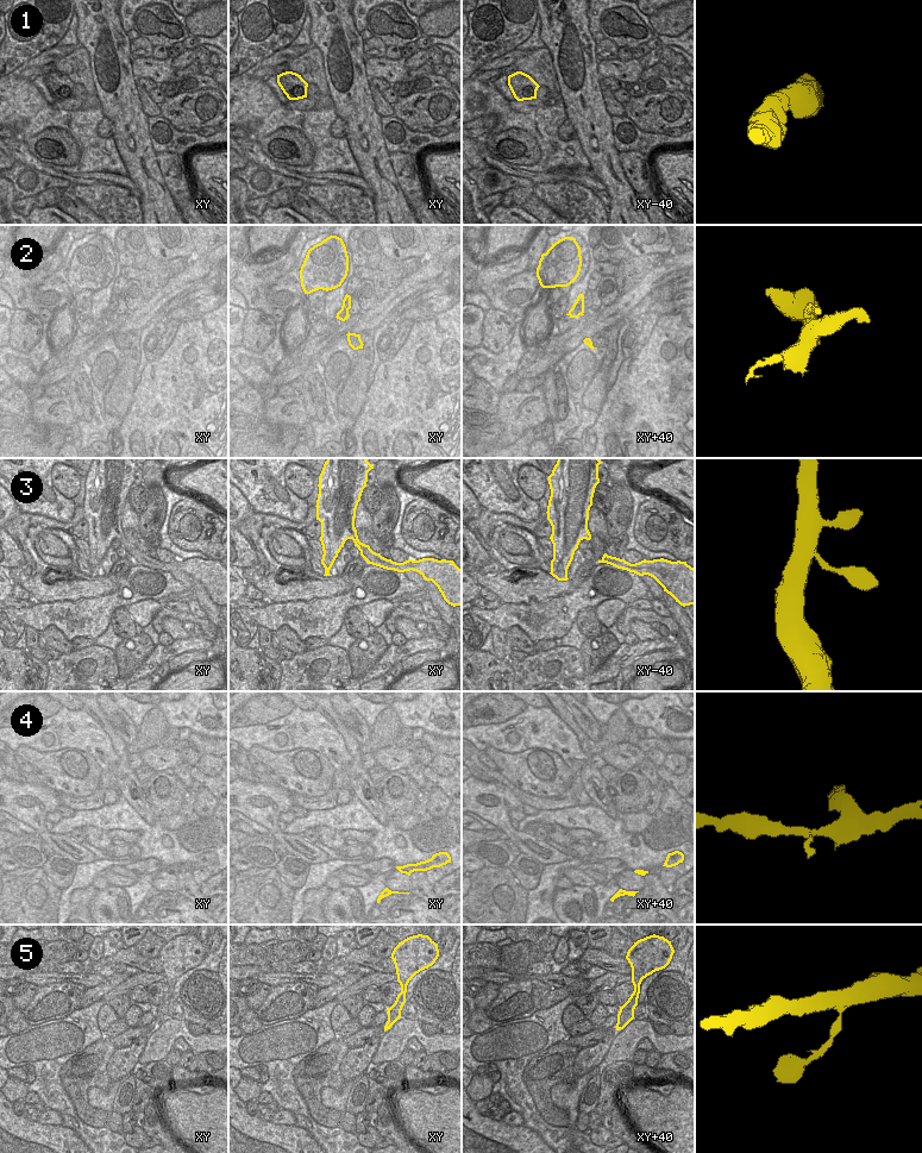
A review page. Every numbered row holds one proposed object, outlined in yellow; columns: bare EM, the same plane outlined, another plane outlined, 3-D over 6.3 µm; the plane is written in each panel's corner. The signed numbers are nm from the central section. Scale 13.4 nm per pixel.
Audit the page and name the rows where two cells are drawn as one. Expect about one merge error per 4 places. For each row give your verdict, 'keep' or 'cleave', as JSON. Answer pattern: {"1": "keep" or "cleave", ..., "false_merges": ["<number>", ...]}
{"1": "keep", "2": "cleave", "3": "keep", "4": "keep", "5": "keep", "false_merges": ["2"]}

